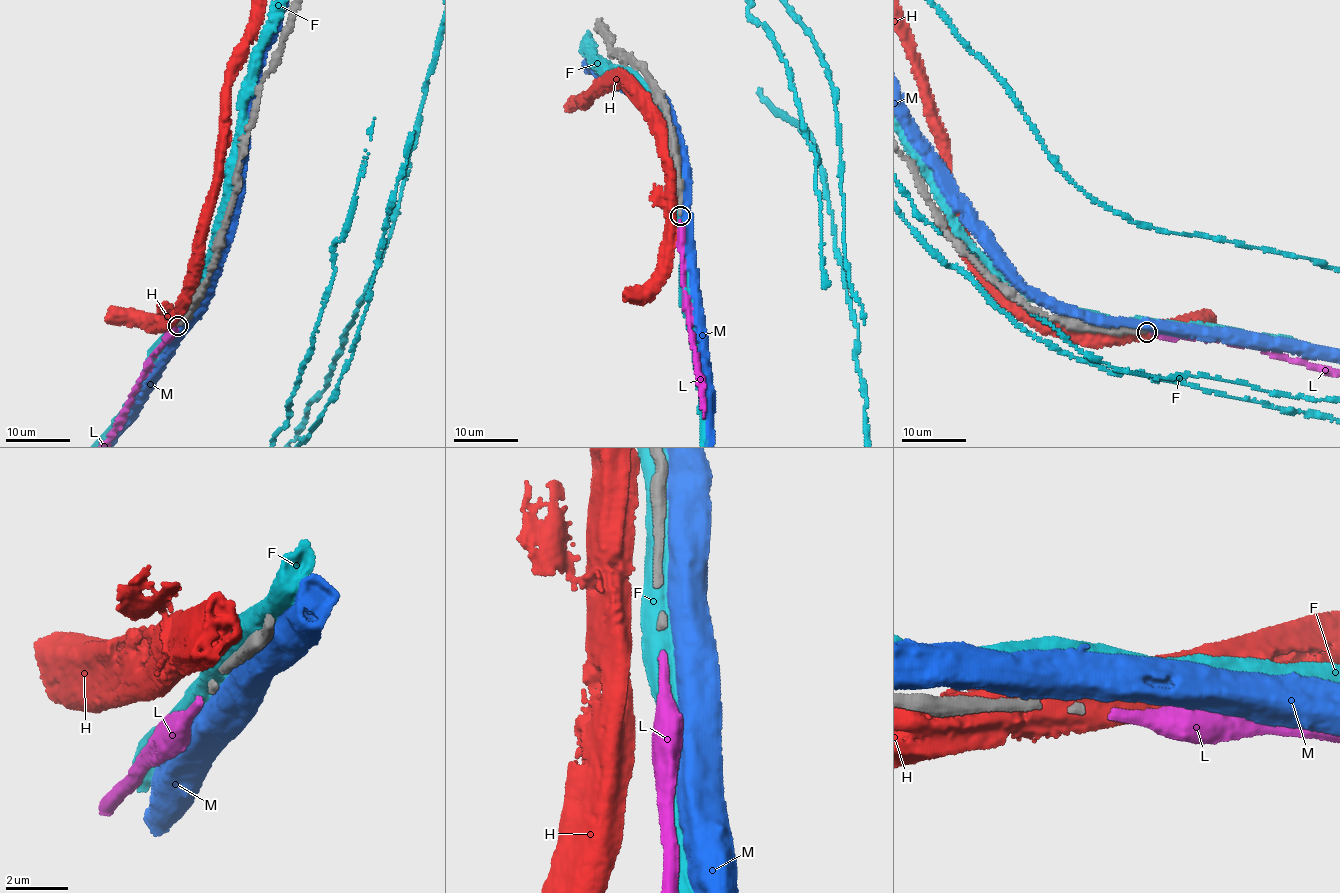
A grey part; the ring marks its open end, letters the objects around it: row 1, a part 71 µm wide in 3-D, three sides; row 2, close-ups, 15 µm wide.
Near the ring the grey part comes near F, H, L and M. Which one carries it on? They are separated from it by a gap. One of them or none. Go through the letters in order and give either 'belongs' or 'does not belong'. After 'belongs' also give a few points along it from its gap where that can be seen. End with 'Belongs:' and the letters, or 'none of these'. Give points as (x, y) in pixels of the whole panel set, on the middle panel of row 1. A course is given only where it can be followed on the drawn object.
F: does not belong
H: does not belong
L: belongs
M: does not belong
Belongs: L

